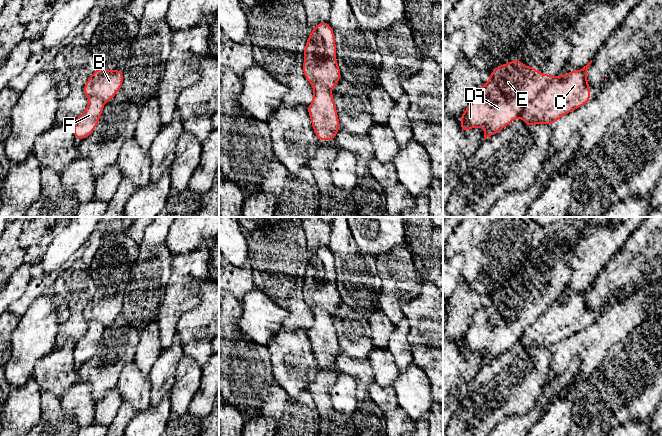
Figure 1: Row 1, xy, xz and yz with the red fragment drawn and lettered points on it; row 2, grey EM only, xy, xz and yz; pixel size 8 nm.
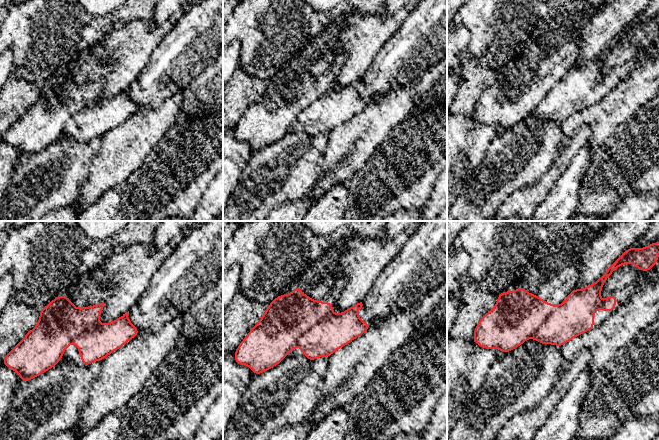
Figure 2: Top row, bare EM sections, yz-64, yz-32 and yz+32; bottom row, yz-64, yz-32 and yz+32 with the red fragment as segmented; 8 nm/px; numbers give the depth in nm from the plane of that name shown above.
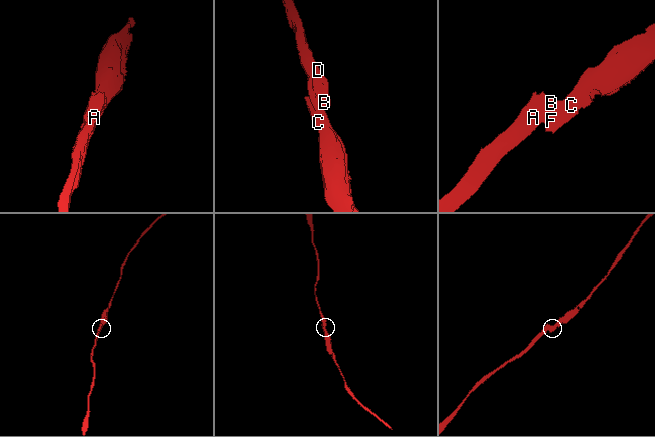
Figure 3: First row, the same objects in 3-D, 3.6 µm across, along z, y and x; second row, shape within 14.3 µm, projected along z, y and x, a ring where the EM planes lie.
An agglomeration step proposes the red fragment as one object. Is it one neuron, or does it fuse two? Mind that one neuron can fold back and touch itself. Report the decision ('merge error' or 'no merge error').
merge error

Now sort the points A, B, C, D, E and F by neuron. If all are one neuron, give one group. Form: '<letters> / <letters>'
A B D E / C F

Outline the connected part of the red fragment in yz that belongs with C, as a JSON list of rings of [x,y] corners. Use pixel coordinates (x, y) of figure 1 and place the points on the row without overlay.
[[[592,284],[581,294],[554,301],[546,313],[522,334],[525,349],[553,349],[562,340],[591,325],[587,306],[591,287]]]

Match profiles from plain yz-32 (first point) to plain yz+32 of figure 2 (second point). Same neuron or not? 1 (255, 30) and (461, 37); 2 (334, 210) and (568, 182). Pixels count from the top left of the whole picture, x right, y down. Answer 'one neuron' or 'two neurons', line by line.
1: two neurons
2: one neuron

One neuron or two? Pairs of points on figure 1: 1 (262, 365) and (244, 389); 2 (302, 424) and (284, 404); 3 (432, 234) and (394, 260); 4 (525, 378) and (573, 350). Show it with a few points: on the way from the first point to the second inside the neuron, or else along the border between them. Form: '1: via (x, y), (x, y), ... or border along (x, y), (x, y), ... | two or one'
1: via (256, 371), (246, 383) | one
2: via (297, 419), (287, 409) | one
3: border along (405, 244), (411, 253), (414, 266), (418, 272) | two
4: border along (553, 349), (549, 372), (543, 387) | two

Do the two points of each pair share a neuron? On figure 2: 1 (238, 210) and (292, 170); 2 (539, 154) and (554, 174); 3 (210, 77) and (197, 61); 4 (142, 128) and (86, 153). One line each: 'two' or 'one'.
1: one
2: two
3: two
4: two

